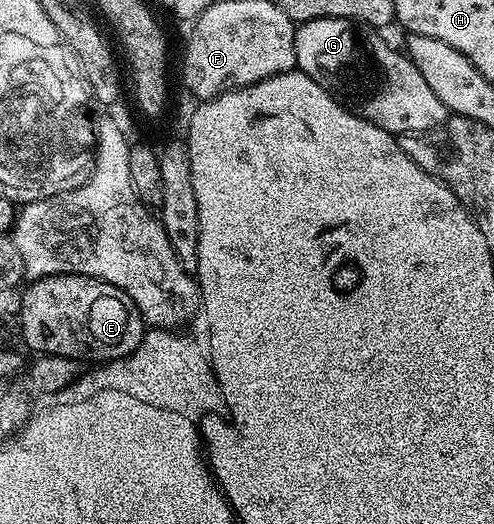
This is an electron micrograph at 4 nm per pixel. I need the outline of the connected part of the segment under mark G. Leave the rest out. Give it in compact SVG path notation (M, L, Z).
M350 18L301 22L294 34L292 57L296 60L296 69L310 76L310 80L317 82L347 110L374 120L388 134L420 136L435 126L443 126L450 111L434 96L407 53L400 51L399 54L380 34L383 33L372 28L357 28Z

